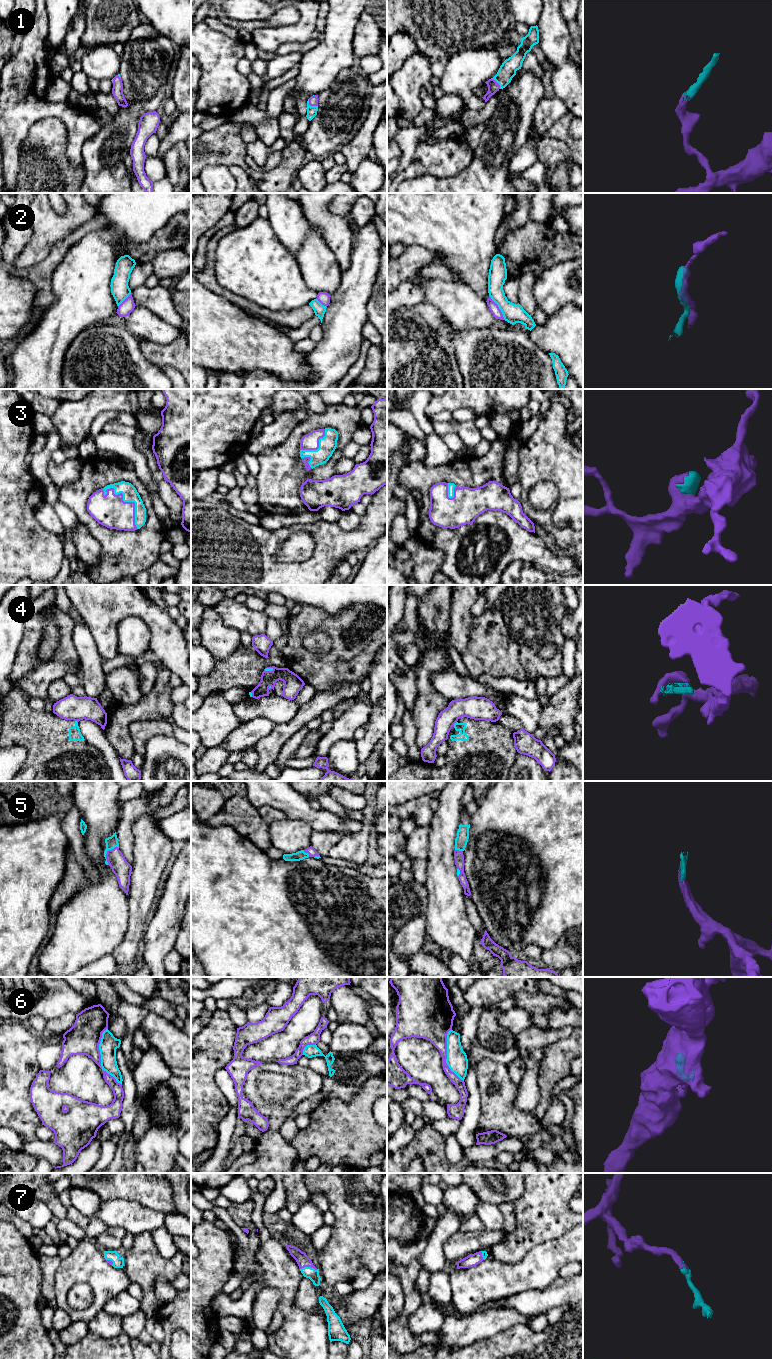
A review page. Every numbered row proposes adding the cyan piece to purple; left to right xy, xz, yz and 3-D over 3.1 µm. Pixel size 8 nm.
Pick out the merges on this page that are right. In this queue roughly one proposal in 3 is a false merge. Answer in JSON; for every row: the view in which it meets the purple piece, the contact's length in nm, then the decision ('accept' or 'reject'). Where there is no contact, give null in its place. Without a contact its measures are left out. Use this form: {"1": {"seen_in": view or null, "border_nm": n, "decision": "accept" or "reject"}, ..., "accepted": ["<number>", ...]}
{"1": {"seen_in": "xz", "border_nm": 100, "decision": "accept"}, "2": {"seen_in": "yz", "border_nm": 240, "decision": "reject"}, "3": {"seen_in": "xy", "border_nm": 440, "decision": "accept"}, "4": {"seen_in": "yz", "border_nm": 50, "decision": "reject"}, "5": {"seen_in": "xy", "border_nm": 170, "decision": "accept"}, "6": {"seen_in": "xy", "border_nm": 480, "decision": "reject"}, "7": {"seen_in": "xz", "border_nm": 140, "decision": "accept"}, "accepted": ["1", "3", "5", "7"]}

